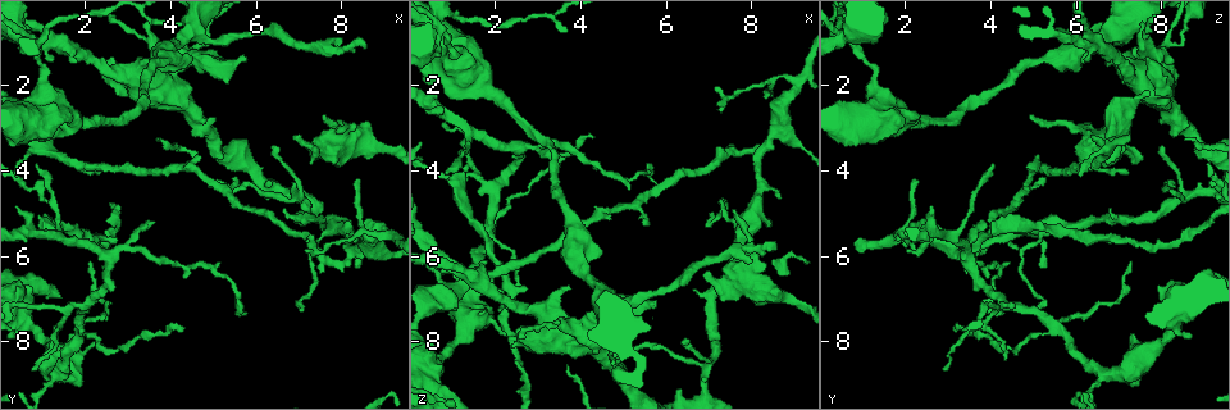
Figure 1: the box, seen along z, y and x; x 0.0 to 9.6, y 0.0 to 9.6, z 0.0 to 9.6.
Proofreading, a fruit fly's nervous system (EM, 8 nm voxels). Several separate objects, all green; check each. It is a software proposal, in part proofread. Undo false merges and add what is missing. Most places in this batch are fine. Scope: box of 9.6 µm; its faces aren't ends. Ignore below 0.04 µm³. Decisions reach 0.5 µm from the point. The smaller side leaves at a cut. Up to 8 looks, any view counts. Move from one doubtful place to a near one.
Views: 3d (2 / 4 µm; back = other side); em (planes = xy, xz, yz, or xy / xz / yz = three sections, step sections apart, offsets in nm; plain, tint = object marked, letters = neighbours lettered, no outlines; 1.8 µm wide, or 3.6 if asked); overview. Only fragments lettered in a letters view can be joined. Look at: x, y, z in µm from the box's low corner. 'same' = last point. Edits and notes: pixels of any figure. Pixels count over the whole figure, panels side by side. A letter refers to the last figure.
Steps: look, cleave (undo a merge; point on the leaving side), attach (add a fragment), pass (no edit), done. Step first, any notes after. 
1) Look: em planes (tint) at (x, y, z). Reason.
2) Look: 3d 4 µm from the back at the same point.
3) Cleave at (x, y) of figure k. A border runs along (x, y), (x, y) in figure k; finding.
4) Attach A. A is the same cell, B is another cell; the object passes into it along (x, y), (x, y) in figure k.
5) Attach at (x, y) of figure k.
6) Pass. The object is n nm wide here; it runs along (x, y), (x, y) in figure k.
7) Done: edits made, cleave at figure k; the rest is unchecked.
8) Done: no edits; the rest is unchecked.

Look: 3d 2 µm at (1.05, 5.50, 3.95).

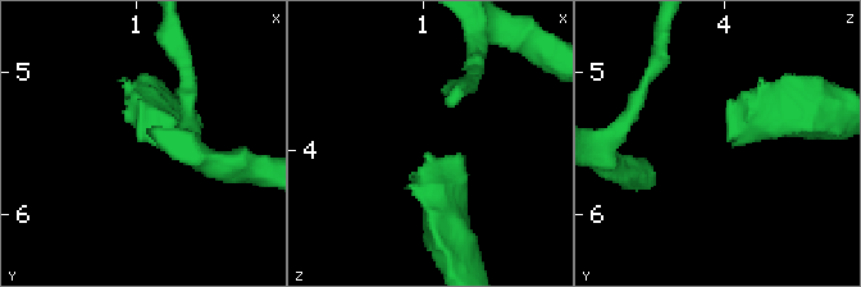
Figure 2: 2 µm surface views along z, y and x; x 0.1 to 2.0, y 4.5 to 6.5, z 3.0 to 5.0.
Look: em planes (plain) at (1.04, 5.46, 4.02). Now the EM.

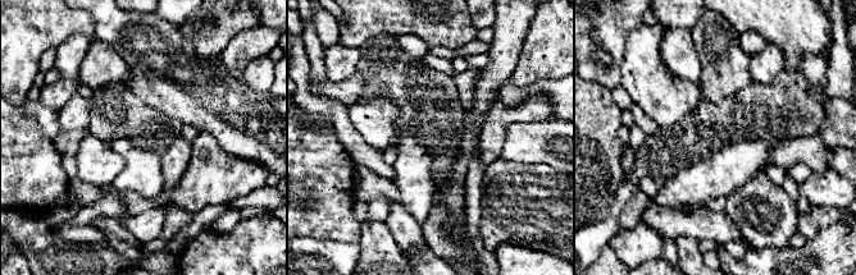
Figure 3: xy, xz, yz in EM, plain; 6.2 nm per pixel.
Look: em planes (letters) at the same point. What lies round it.

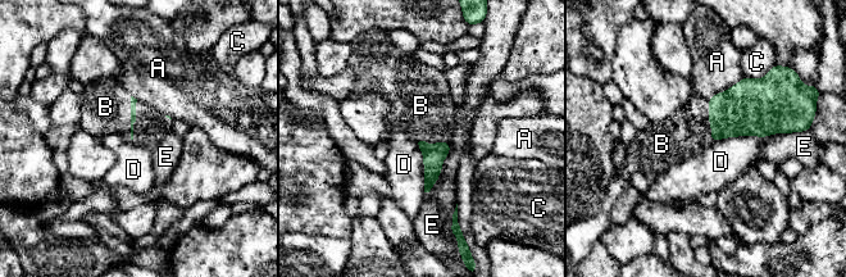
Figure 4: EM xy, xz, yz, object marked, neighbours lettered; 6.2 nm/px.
Attach B. B is the same cell, A, C, D and E are other cells; the neuron continues.

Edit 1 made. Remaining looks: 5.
Look: overview.

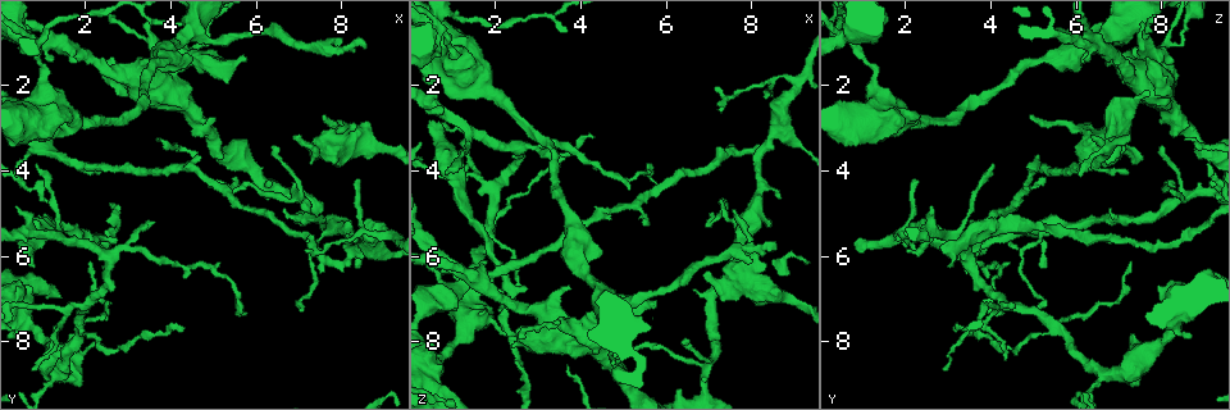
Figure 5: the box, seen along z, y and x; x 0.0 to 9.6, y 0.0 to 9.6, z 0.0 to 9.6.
Look: em planes (letters) at (1.35, 0.95, 6.40). Arms part here.

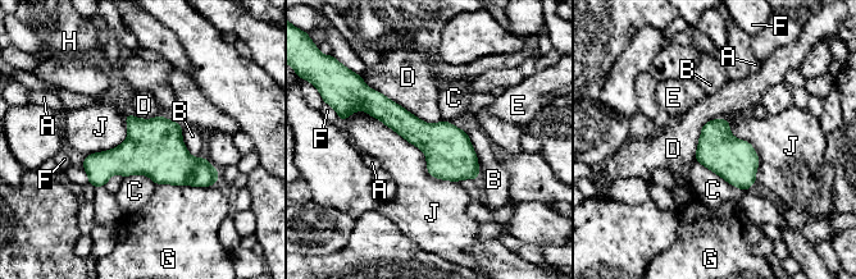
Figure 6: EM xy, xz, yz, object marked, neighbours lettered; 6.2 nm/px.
Pass. The longest contact is with J, 800 nm; A, B, C, D, E, F, G, H and J are other cells; all the same neuron.

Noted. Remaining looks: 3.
Look: 3d 2 µm at (0.65, 0.90, 0.65). Abrupt turn.

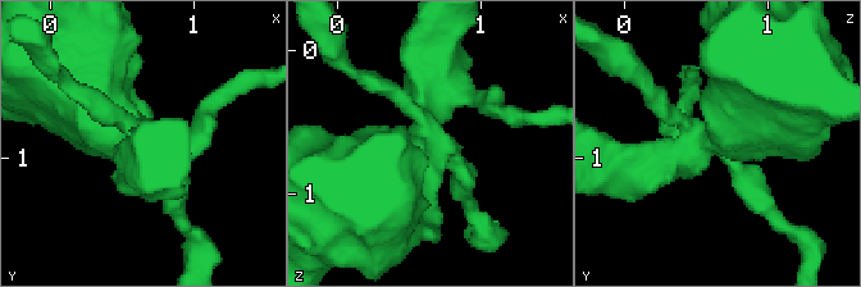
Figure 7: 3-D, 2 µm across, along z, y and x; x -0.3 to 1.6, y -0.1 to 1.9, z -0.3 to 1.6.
Look: em planes (letters) at (0.70, 0.92, 0.66). 4 arms meet here.

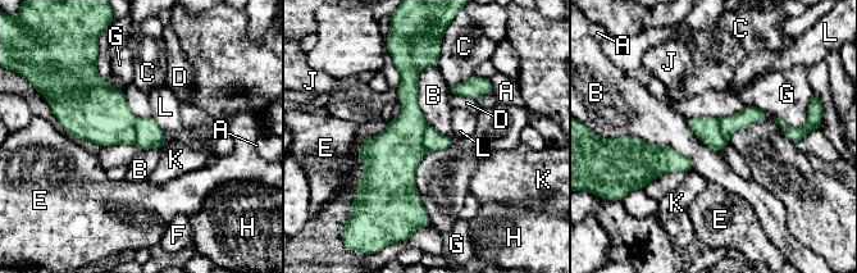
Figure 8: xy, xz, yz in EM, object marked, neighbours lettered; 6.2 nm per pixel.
Cleave at (433, 141) of figure 8. The longest contact is with B, 480 nm; A, B, C, D, E, F, G, H, J, K and L are other cells; a border runs along (424, 124), (423, 146), (428, 151) in figure 8; two neurons meet here.

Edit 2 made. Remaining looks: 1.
Done: edits made, attach at figure 4, cleave at figure 8; the rest is unchecked.

